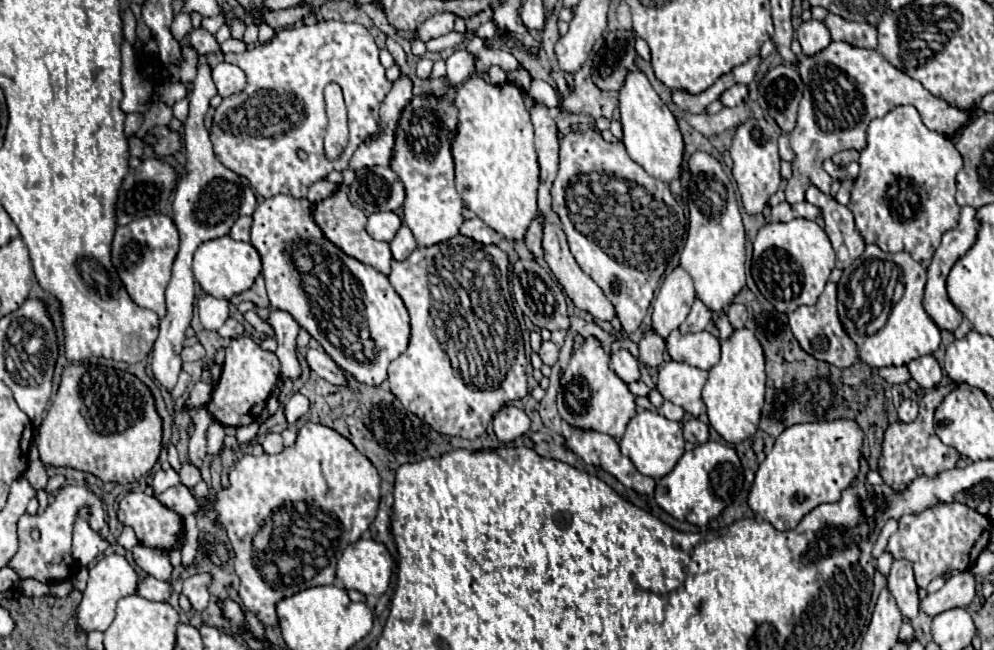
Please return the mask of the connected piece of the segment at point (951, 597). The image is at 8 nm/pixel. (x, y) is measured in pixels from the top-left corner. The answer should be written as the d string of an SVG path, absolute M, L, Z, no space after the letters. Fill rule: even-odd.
M966 570L962 574L948 578L946 584L938 592L928 594L920 602L920 610L928 614L930 618L934 618L940 612L950 610L950 608L966 608L974 600L974 596L976 596L974 572Z

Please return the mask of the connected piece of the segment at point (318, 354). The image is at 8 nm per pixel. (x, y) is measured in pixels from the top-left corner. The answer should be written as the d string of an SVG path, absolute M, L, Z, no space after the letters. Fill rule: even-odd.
M308 348L306 360L308 360L308 366L310 366L320 378L324 378L326 382L330 382L330 384L334 384L334 386L348 386L346 372L344 372L324 350L312 350L312 348Z

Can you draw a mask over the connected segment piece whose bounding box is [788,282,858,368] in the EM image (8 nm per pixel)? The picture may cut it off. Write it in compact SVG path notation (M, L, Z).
M828 282L822 296L814 306L800 306L794 310L790 316L790 328L800 346L808 352L814 354L814 358L830 362L838 368L852 366L858 360L858 354L854 354L854 342L850 342L850 336L844 332L838 314L836 314L836 284Z

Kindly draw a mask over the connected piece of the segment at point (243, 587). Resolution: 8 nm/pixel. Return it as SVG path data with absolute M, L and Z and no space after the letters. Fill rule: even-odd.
M306 422L300 430L298 430L298 438L292 446L288 446L284 452L276 454L276 456L270 456L270 454L262 454L262 456L242 456L238 460L238 464L232 468L230 472L230 486L228 488L222 488L218 492L218 500L214 504L218 516L220 516L220 522L224 524L226 532L228 532L228 538L232 540L232 548L234 548L234 568L236 568L236 574L240 578L240 600L244 604L246 610L254 612L258 616L258 620L266 626L276 626L276 612L274 612L274 606L276 602L280 602L282 598L288 598L304 588L312 588L312 586L322 586L322 584L332 584L334 578L336 578L336 562L338 562L338 554L348 546L348 544L354 544L364 530L368 530L368 526L374 522L376 518L376 512L378 512L378 504L380 504L380 476L376 472L376 468L372 466L372 462L356 450L356 446L344 438L342 434L338 434L336 430L328 428L328 426L322 426L322 424L314 424L314 422Z

